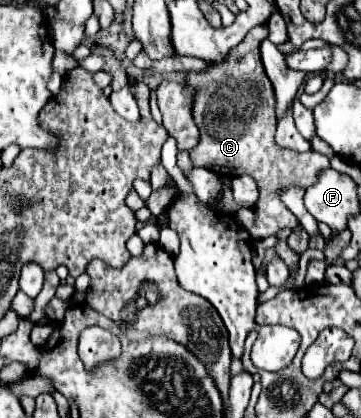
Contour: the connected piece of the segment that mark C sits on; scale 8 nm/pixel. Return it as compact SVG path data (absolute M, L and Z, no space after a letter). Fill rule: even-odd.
M261 24L245 36L245 40L235 46L223 64L209 66L205 72L187 74L183 84L195 90L193 98L193 120L201 132L199 144L189 152L195 166L209 168L219 176L239 176L249 174L259 186L259 200L255 204L255 224L249 230L253 238L275 236L283 228L299 226L295 214L279 200L279 194L291 184L301 186L303 190L313 184L323 168L329 168L329 158L335 152L319 138L311 138L311 148L305 154L281 150L275 144L275 107L273 86L265 76L261 62L247 62L247 54L259 54L261 40L267 38L267 26Z

